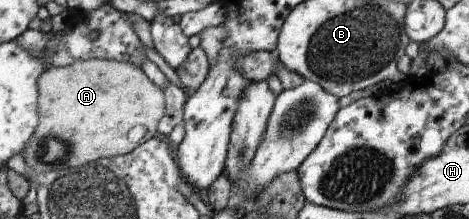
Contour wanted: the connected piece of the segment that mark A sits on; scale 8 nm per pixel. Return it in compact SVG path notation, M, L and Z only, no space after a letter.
M94 58L74 62L72 66L51 67L43 71L38 78L39 87L39 126L35 134L28 141L24 148L23 155L26 163L38 173L60 170L61 168L81 168L89 163L98 161L102 158L113 158L116 156L126 155L134 151L138 146L146 143L149 139L160 136L159 123L164 119L167 112L167 99L164 89L160 89L154 81L148 79L148 75L137 65L128 62L119 62L118 60L107 60L104 58Z

